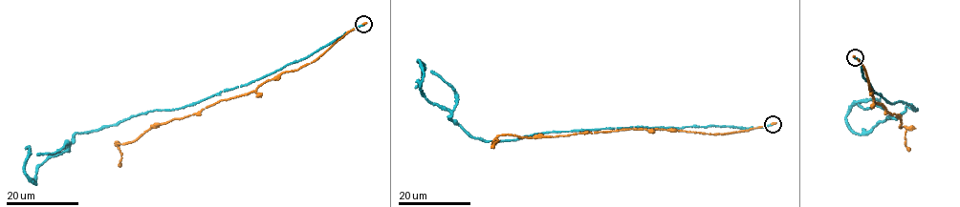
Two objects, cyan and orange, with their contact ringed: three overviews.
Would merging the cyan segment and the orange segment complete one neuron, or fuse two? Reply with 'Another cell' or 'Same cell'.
Another cell

